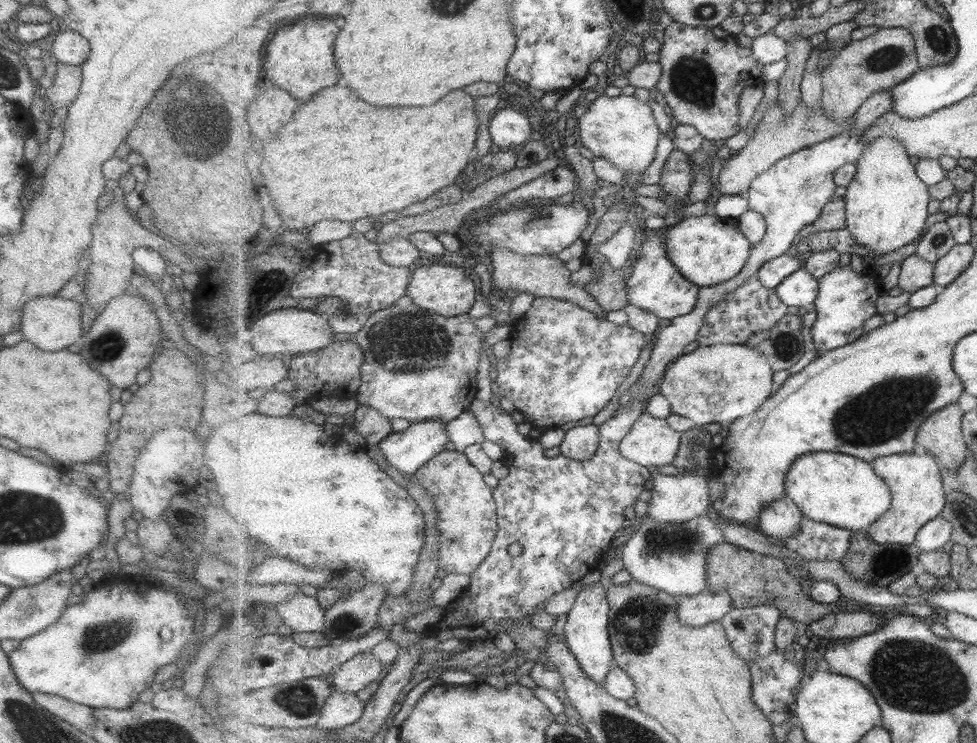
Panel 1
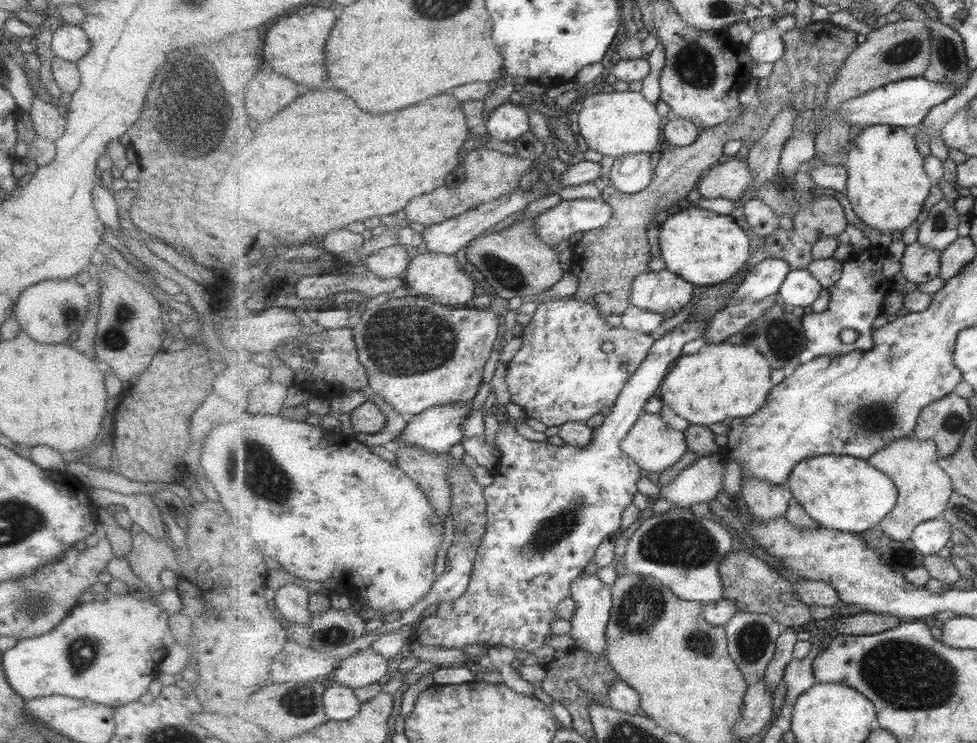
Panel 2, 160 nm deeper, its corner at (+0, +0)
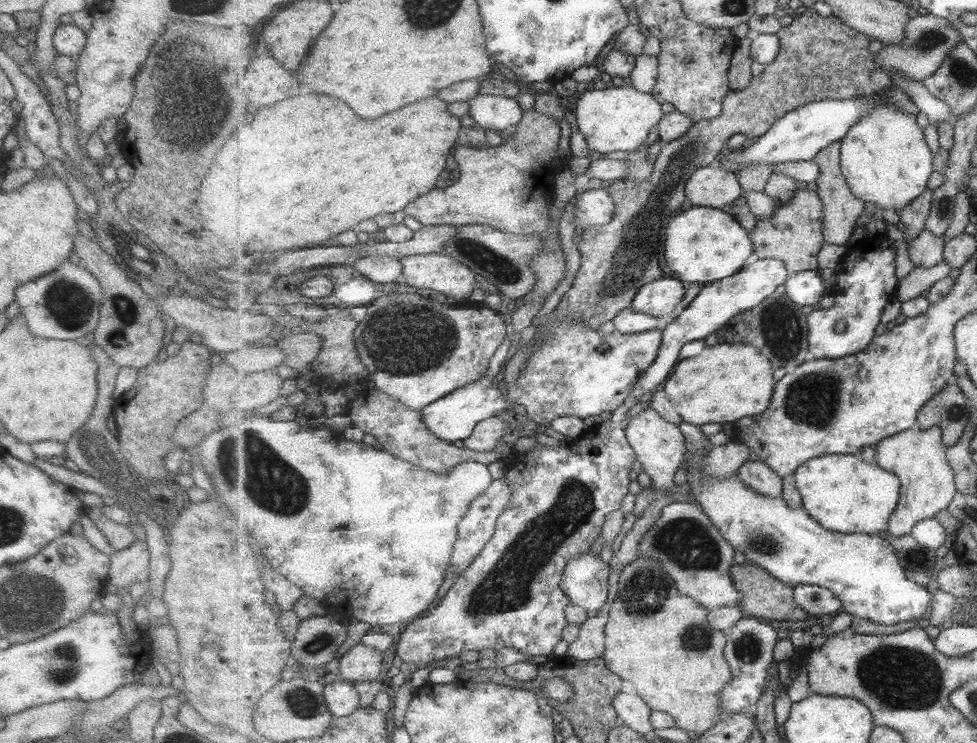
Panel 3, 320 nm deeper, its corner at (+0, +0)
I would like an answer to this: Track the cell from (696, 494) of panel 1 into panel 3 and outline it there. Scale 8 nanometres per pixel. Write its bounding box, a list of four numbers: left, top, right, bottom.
[704,440,751,479]

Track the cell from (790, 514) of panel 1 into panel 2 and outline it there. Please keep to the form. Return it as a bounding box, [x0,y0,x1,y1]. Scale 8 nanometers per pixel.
[739,477,794,521]

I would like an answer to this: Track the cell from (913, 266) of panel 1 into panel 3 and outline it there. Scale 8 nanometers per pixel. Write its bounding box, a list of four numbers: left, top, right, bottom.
[909,229,947,268]

